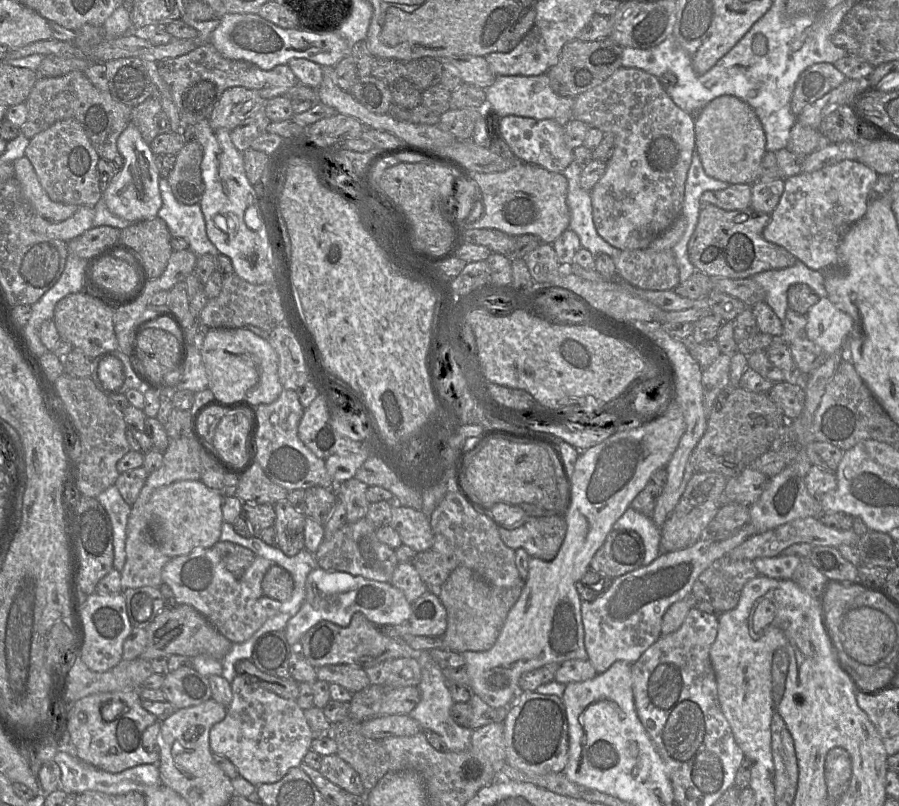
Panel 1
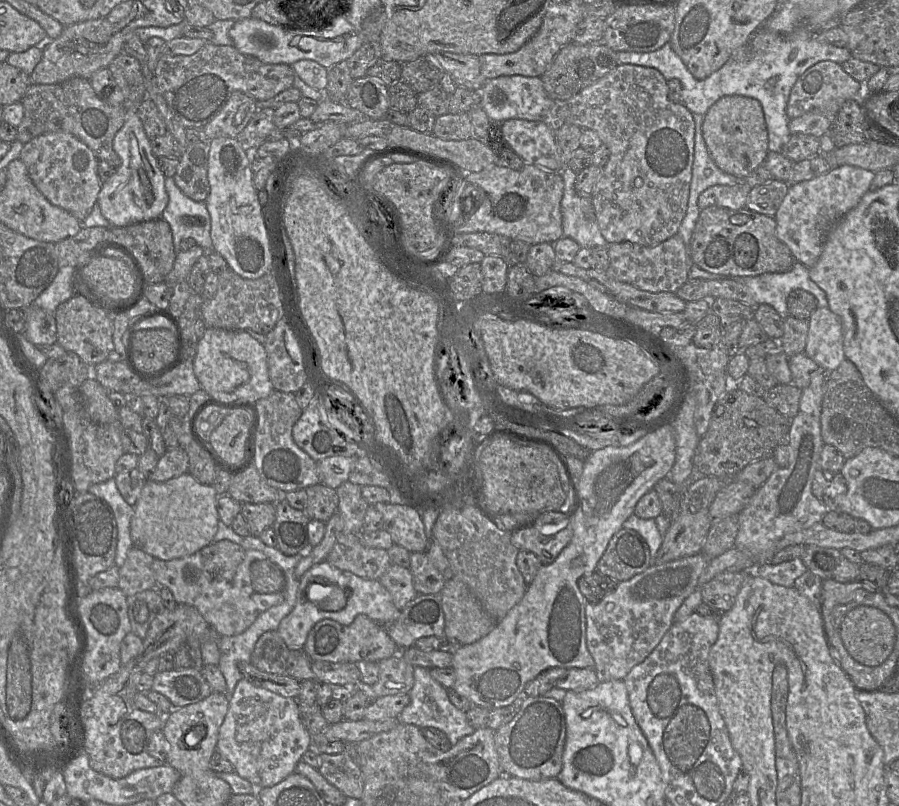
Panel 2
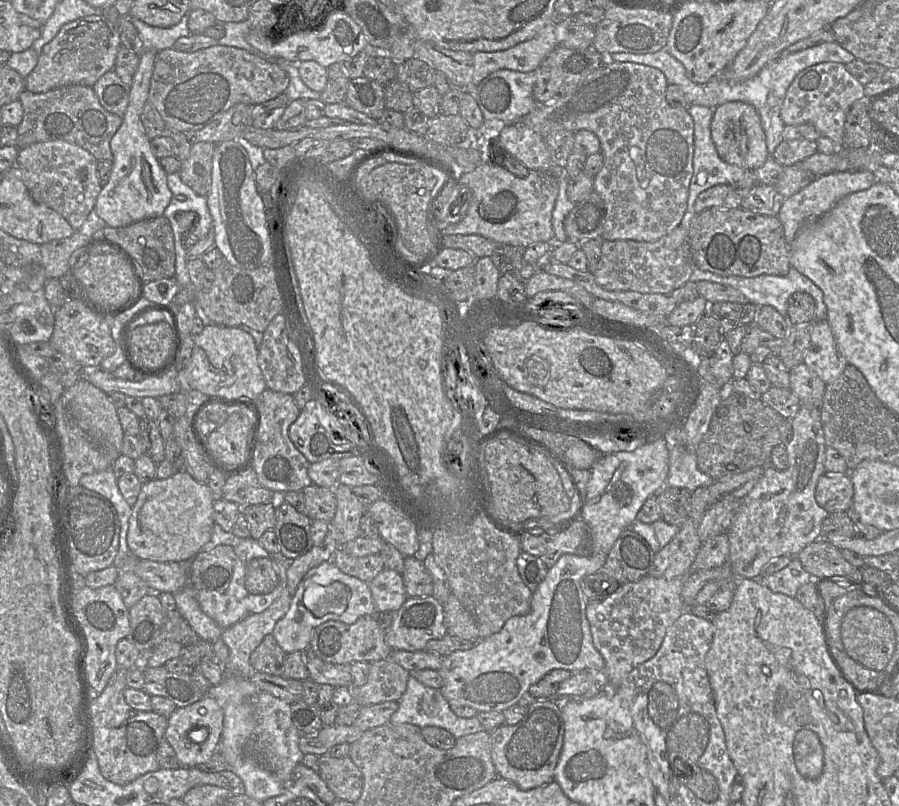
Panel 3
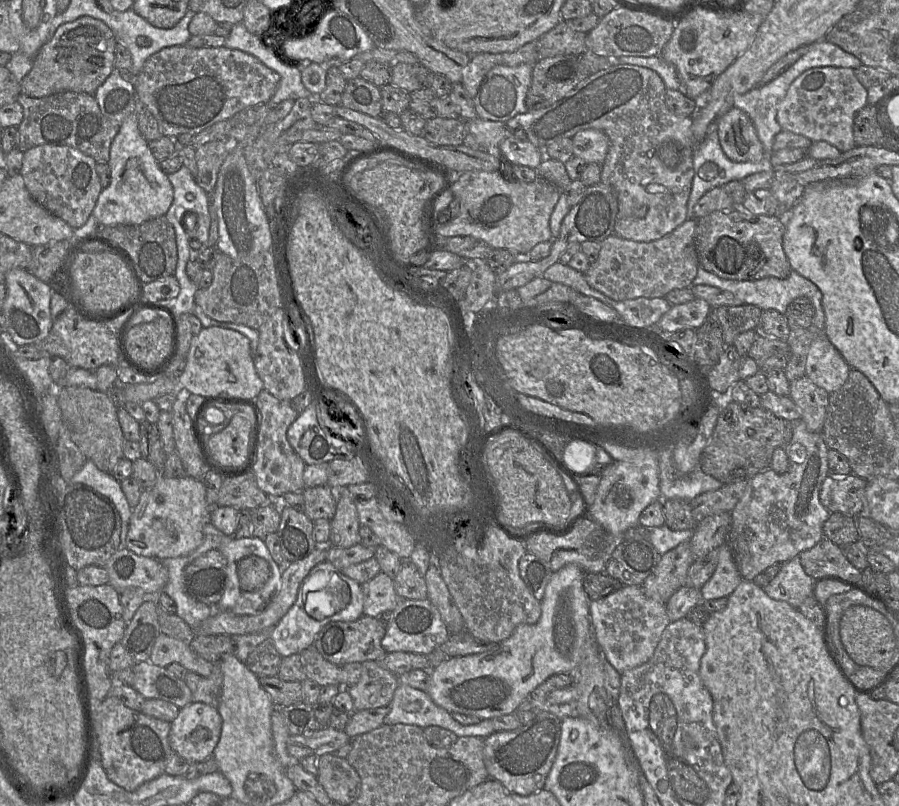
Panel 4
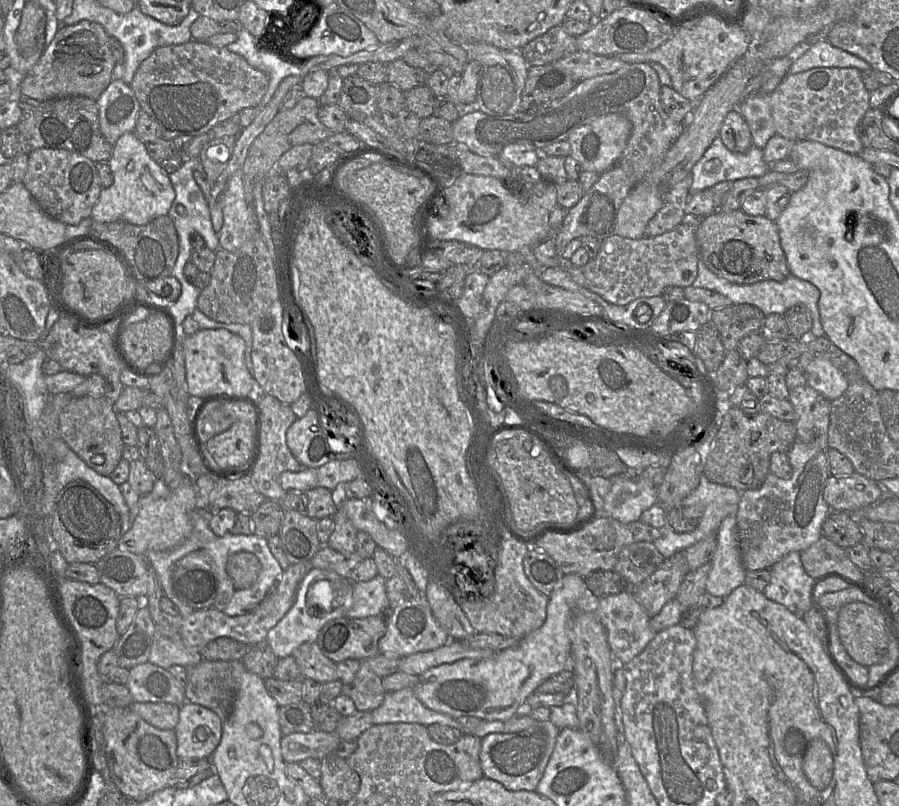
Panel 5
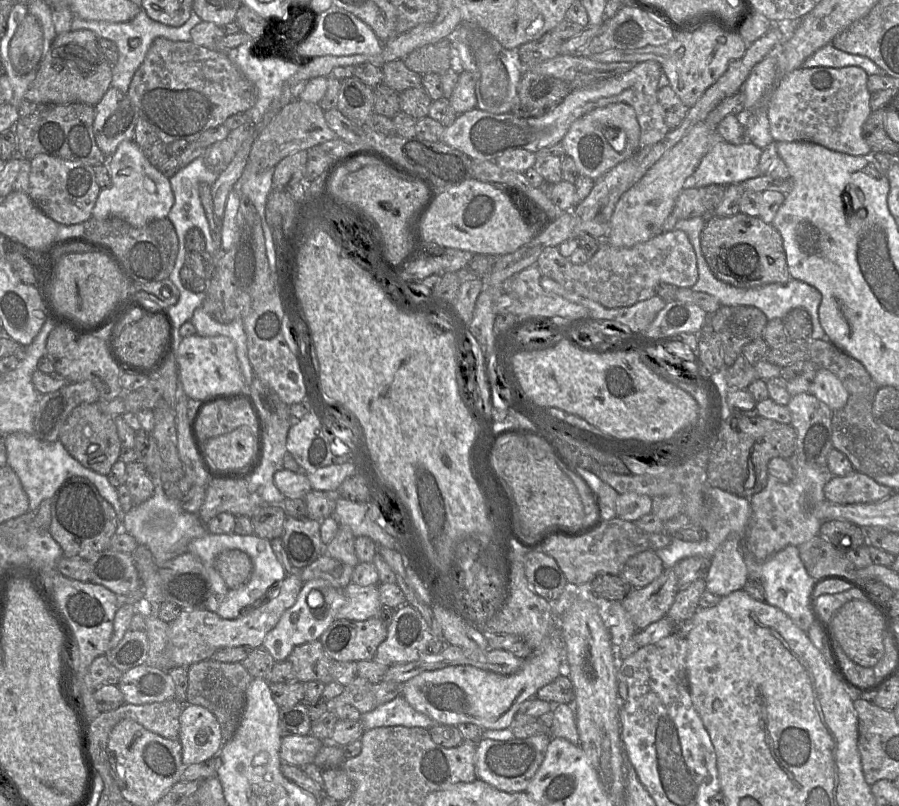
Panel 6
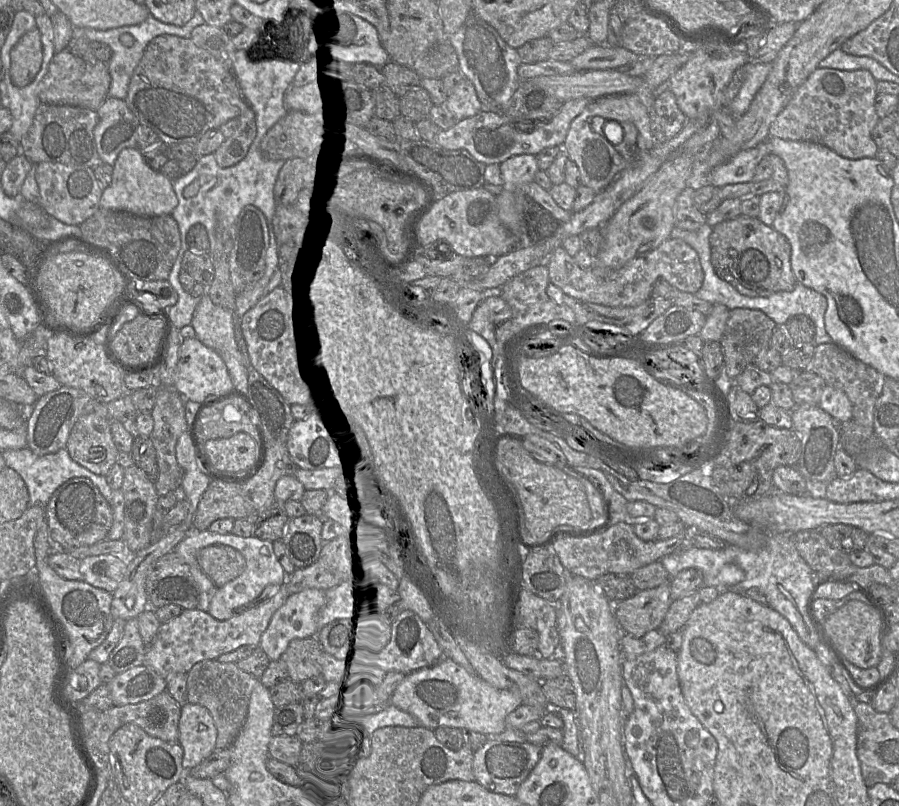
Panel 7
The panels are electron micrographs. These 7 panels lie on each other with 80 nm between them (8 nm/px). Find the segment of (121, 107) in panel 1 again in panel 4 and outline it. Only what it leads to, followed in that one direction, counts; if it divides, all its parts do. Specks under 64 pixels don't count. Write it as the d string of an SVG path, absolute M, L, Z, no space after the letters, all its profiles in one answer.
M67 91L32 98L20 93L17 101L23 112L22 121L17 127L17 148L22 153L39 145L69 146L92 157L97 163L108 163L111 143L119 131L120 123L102 114L93 94Z

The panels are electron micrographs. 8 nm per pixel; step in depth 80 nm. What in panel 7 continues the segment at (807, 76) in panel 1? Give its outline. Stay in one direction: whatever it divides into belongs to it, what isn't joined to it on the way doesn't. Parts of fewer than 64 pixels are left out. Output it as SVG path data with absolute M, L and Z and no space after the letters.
M817 68L797 89L787 106L776 116L769 127L769 135L784 140L818 143L847 159L874 158L878 147L872 138L872 130L880 120L875 111L876 82L868 70L846 71Z

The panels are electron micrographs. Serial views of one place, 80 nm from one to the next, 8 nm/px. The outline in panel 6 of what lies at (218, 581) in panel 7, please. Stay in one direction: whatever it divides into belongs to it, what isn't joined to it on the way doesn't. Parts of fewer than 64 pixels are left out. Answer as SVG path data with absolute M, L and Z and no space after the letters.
M224 550L215 559L215 568L228 589L237 589L248 583L253 572L253 562L240 550Z

